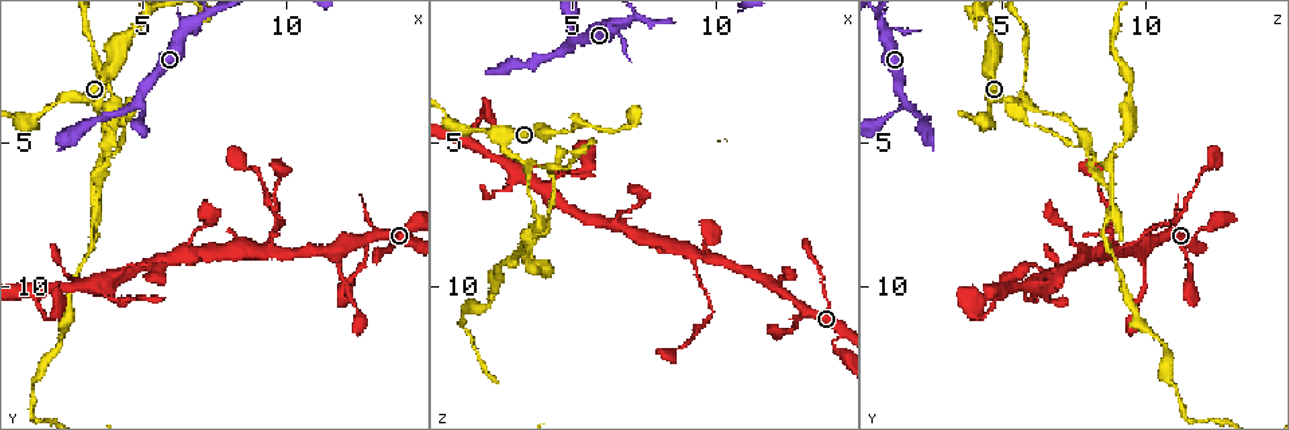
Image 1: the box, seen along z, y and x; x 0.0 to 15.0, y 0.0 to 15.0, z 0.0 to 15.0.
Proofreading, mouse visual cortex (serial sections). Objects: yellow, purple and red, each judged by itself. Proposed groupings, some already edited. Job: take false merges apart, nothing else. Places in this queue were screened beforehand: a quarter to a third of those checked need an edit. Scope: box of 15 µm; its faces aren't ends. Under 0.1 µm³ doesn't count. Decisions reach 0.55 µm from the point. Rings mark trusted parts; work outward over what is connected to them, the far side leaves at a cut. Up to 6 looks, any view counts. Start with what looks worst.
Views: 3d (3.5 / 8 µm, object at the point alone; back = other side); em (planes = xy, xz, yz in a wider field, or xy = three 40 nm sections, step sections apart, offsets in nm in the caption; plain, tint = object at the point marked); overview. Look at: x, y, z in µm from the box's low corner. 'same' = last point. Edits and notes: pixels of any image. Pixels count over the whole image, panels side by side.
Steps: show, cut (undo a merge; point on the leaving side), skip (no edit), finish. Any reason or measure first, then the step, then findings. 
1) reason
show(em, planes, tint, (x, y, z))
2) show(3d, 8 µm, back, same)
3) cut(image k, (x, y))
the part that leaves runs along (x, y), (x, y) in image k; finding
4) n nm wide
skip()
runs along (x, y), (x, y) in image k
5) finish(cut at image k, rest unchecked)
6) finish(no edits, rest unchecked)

three-way junction
show(3d, 3.5 µm, (3.3, 3.7, 5.8))

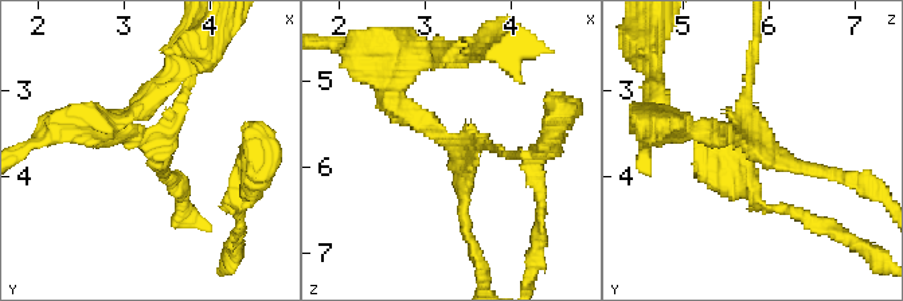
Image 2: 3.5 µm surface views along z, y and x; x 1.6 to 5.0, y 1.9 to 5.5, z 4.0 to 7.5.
now the EM
show(em, xy, step 1, tint, (3.40, 3.65, 5.80))

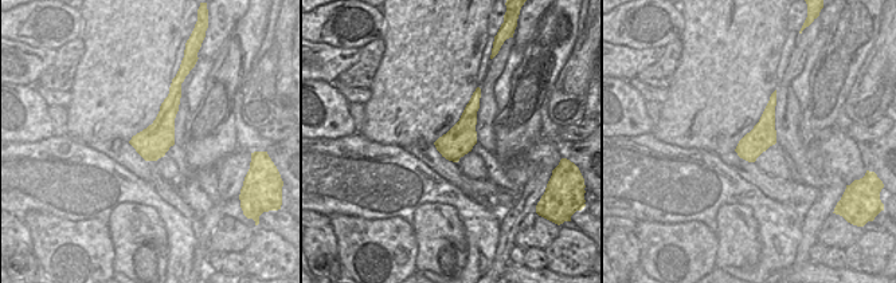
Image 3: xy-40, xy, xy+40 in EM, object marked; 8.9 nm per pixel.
260 nm wide
skip()
runs along (393, 97), (458, 152), (466, 234) in image 2; one cell here

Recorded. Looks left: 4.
branch point
show(3d, 8 µm, (3.9, 5.6, 8.0))

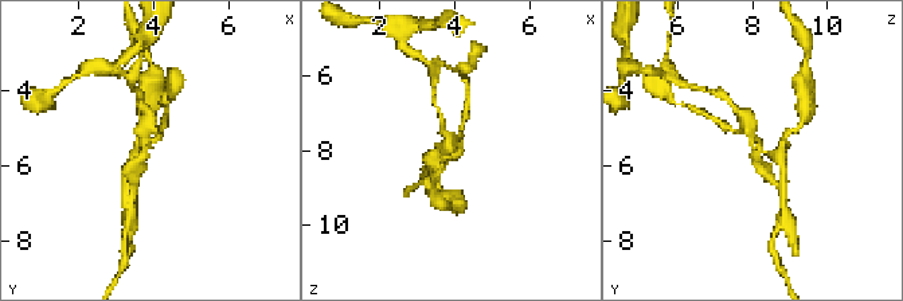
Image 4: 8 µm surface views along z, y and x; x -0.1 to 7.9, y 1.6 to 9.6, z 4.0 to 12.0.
3 arms; arms of 200, 250, 350 nm; shape alone is not enough
show(em, xy, step 1, tint, (3.8, 5.7, 8.1))

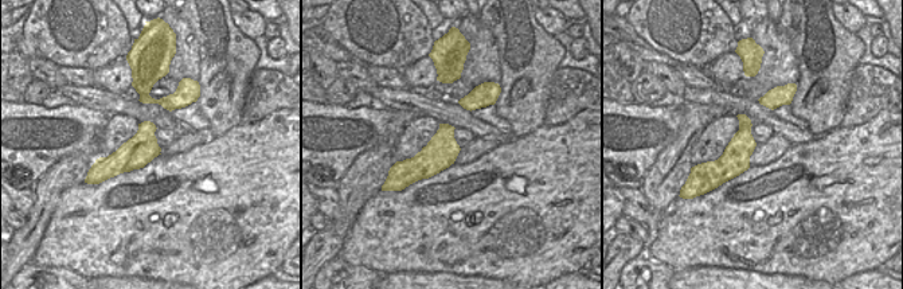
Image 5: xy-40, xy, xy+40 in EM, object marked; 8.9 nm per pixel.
cut(image 4, (785, 144))
the part that leaves runs along (765, 152), (777, 152), (804, 121) in image 4; a second cell is stuck on

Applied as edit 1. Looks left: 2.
looks like a crossing
show(3d, 3.5 µm, (9.3, 8.8, 8.8))

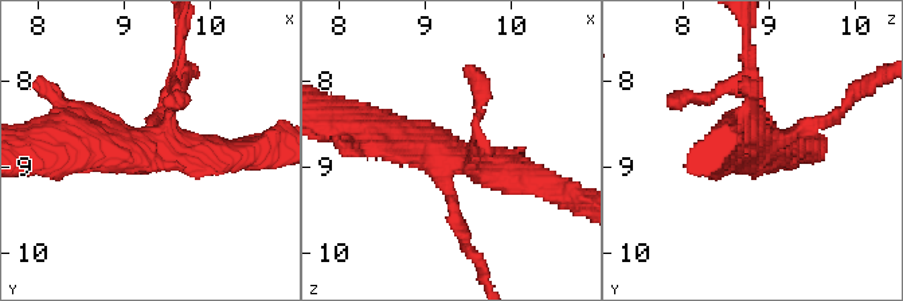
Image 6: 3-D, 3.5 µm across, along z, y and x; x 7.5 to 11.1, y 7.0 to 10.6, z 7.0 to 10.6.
4 arms; arms of 150, 150, 350, 400 nm
show(em, planes, tint, (9.20, 8.75, 8.90))

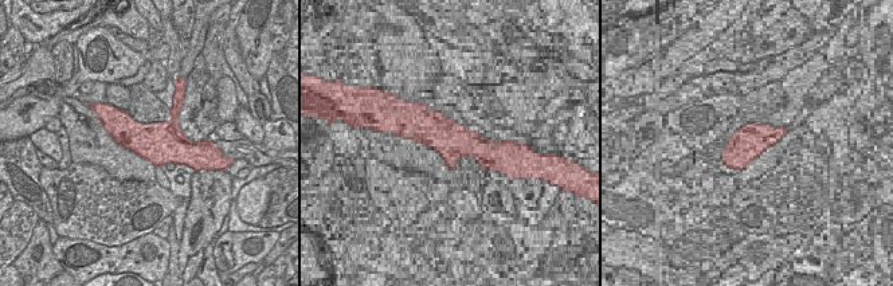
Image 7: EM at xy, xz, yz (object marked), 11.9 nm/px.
500 nm wide
skip()
runs along (532, 176), (491, 176), (363, 124) in image 6; all the same cell

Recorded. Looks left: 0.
finish(cut at image 4, rest unchecked)

